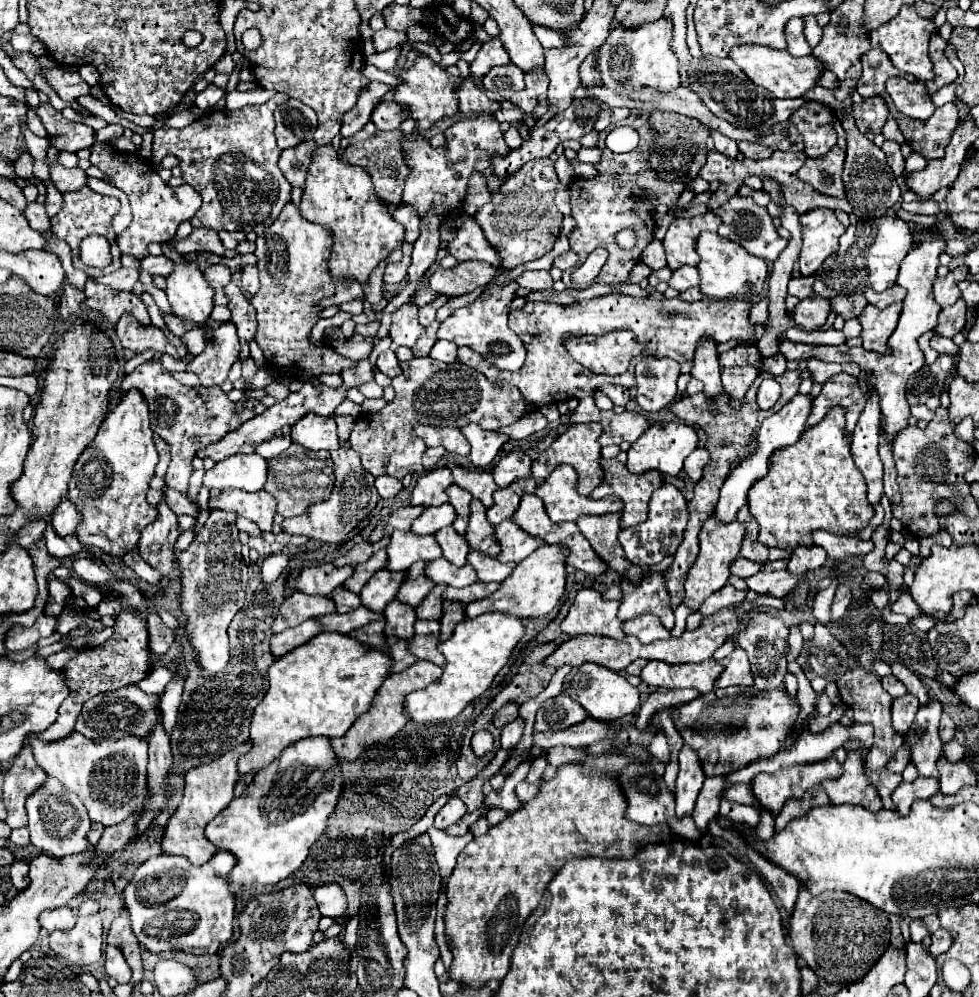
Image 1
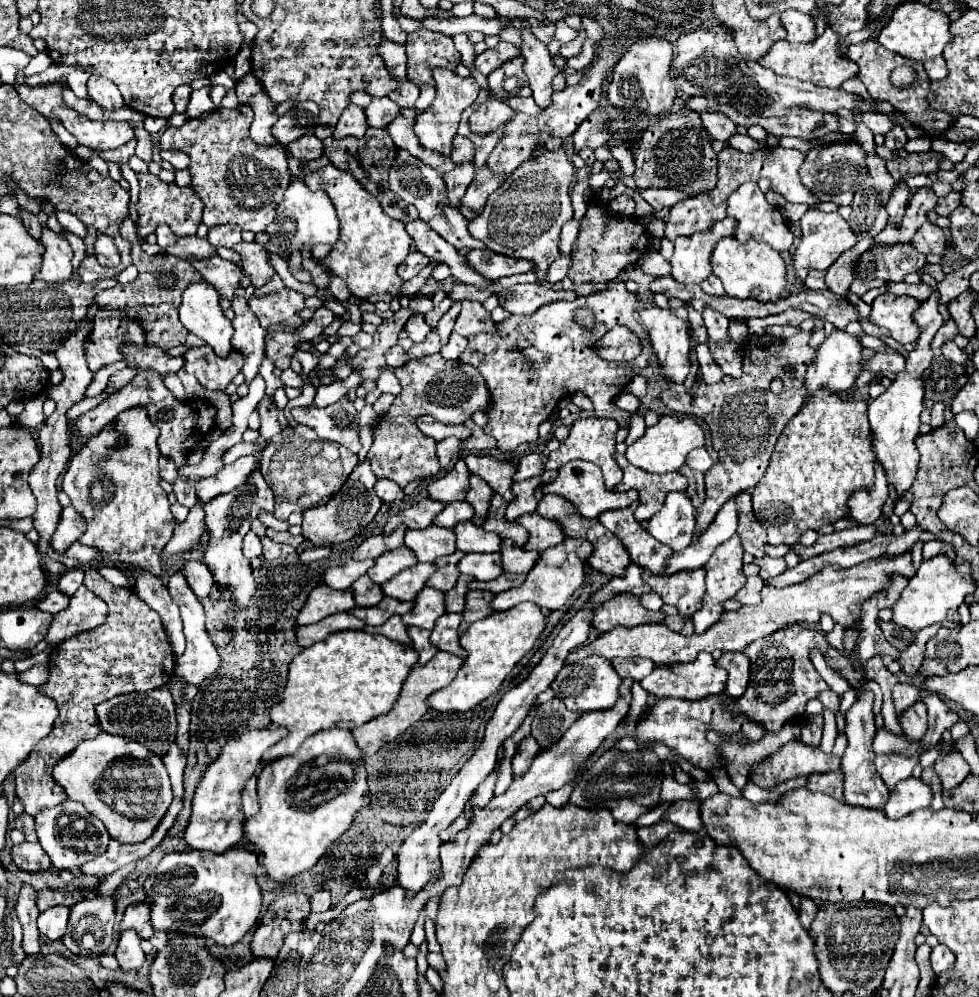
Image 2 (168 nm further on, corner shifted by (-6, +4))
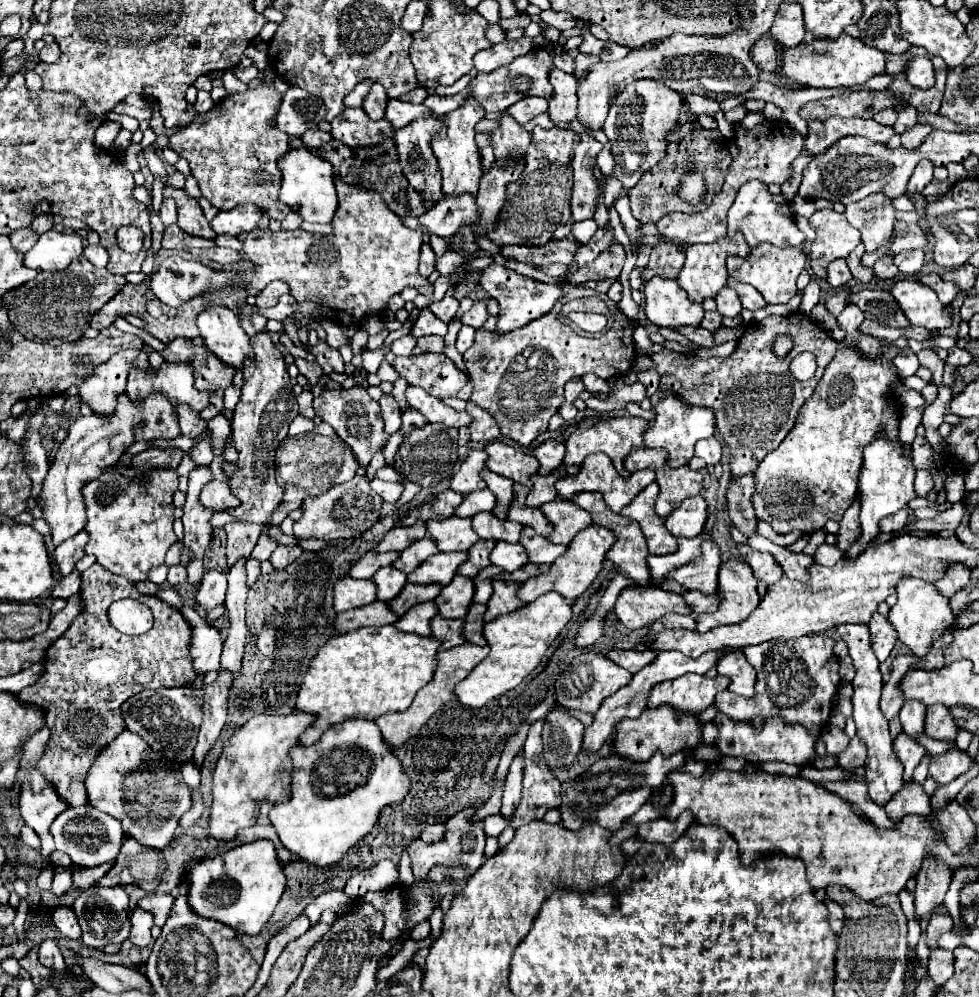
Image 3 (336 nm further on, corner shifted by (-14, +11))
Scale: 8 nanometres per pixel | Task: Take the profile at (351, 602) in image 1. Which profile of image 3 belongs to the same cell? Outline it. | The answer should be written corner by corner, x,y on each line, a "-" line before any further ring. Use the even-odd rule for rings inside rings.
385,566
379,572
375,572
373,582
377,584
377,600
389,602
407,584
407,574
401,572
401,570
397,570
397,568
393,568
393,566

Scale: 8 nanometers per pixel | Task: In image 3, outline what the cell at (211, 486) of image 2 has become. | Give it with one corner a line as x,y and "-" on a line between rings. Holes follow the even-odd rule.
211,480
211,484
201,490
201,504
205,508
211,508
213,512
225,512
228,508
239,506
240,501
232,494
227,484

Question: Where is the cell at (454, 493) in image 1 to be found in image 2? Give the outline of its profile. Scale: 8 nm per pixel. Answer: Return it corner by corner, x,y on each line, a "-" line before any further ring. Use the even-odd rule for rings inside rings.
471,475
471,489
469,489
465,501
471,503
471,507
475,509
475,515
473,515
471,521
473,521
477,527
483,525
483,519
485,519
485,515
487,515
487,503
491,501
491,495
493,495
491,487
489,487
483,479

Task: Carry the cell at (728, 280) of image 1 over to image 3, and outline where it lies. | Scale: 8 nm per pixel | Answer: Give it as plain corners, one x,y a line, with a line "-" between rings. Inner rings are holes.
761,244
759,248
751,250
747,260
743,260
739,256
727,258
729,276
735,278
737,282
745,282
745,284
751,284
753,288
757,288
769,304
785,304
797,294
795,282
797,282
797,276
801,274
801,270
805,268
805,264
807,264
807,256
801,248
783,250
783,248
775,248
771,244

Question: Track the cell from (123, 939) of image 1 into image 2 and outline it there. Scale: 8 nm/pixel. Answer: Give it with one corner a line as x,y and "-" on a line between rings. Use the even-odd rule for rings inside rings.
149,901
129,905
125,909
125,919
121,919
121,923
119,923
119,929
121,931
133,929
133,931
137,931
137,935
141,939
151,939
153,927
149,925

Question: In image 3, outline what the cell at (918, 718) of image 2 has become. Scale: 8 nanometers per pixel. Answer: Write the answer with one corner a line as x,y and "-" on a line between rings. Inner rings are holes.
935,704
935,708
927,708
927,736
933,740
953,742
957,738
957,724
949,714
949,708

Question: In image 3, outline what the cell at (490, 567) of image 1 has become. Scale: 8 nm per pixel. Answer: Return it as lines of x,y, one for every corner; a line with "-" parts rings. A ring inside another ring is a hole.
523,528
521,544
527,548
529,560
535,564
553,564
567,552
567,546
553,544
547,536
539,536
533,528

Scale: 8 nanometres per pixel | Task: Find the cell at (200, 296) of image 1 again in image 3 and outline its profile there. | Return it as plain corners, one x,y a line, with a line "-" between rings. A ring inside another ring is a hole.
211,304
199,314
197,326
205,348
229,368
239,372
245,368
245,362
253,358
249,338
241,328
239,318
227,308

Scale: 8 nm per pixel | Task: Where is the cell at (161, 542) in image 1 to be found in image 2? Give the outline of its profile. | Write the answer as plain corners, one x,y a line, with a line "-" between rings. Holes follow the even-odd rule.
181,559
181,567
179,571
183,571
185,581
189,583
191,591
197,597
207,597
211,587
213,587
213,579
211,579
211,571
207,571
207,567
203,563
191,563
187,559

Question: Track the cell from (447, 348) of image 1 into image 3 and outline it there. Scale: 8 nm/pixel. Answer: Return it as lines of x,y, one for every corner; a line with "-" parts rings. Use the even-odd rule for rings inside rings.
461,326
459,334
457,334
457,350
463,354
469,346
473,346
473,338
475,338
475,328

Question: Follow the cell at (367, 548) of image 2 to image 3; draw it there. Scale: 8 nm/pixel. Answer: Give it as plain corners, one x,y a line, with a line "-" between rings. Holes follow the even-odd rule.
417,520
413,526
397,526
385,534
385,538
377,544
377,552
389,552
389,550
405,550
411,546
415,540
425,538
427,534
427,524
423,520

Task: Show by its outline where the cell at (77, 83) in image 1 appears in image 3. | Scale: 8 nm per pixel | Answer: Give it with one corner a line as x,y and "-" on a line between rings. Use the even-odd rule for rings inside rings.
129,94
125,100
121,100
115,108
113,108
117,114
127,114
127,116
133,116
135,120
143,122
143,120
151,120
153,116
153,110
151,110
151,104
147,98
143,96
137,96
137,94

